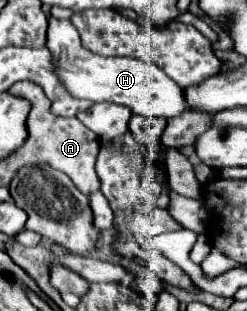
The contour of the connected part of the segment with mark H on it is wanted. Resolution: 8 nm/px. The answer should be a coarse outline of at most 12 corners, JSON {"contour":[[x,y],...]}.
{"contour":[[49,17],[47,49],[69,95],[145,117],[185,111],[159,67],[89,53]]}

